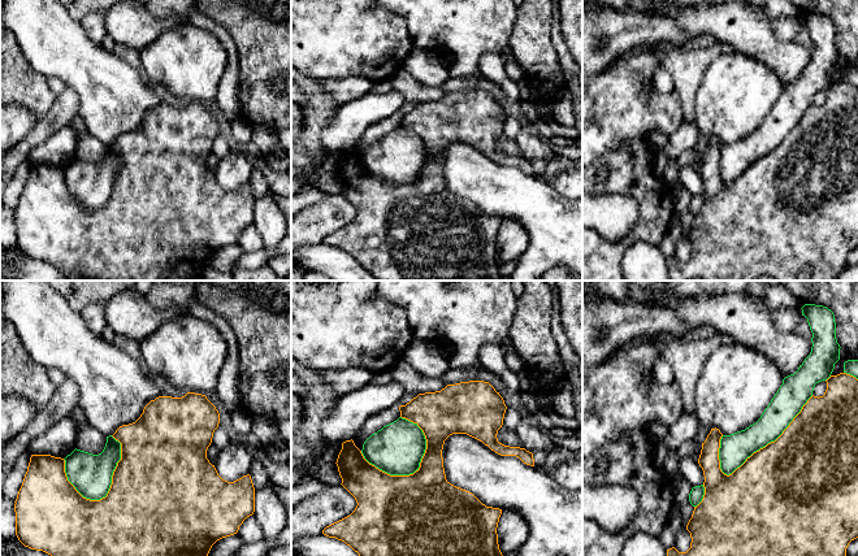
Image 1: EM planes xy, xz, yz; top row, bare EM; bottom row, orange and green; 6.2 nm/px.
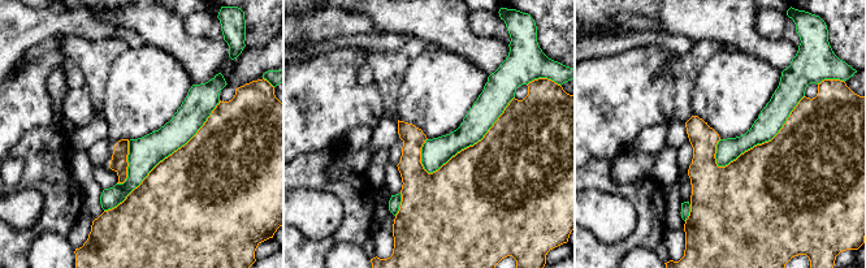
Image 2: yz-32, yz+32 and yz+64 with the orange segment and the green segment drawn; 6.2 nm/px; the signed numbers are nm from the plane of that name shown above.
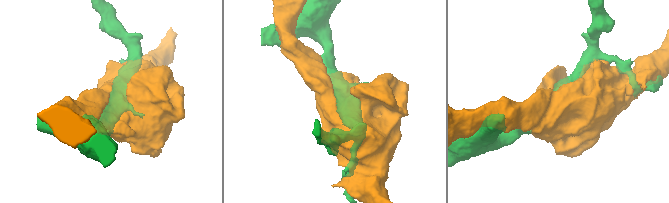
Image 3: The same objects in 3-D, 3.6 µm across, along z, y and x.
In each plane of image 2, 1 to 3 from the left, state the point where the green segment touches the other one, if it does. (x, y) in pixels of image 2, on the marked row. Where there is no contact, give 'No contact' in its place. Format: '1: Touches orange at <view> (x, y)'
1: Touches orange at yz-32 (165, 158)
2: Touches orange at yz+32 (473, 145)
3: Touches orange at yz+64 (765, 142)

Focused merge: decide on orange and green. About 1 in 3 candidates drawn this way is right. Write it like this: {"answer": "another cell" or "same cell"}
{"answer": "another cell"}

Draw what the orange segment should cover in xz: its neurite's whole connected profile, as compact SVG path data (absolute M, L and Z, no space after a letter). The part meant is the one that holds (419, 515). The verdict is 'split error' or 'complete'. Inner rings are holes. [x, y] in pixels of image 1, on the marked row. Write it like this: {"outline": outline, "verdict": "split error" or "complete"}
{"outline": "M484 381L447 385L441 391L419 394L400 405L400 417L416 423L426 439L420 468L410 475L390 475L369 464L354 440L342 443L337 466L342 486L355 498L355 511L326 526L322 534L350 546L359 556L503 556L497 527L502 509L486 507L472 492L446 479L442 449L452 434L467 434L500 456L516 456L534 466L533 453L498 442L506 413L503 398Z", "verdict": "complete"}

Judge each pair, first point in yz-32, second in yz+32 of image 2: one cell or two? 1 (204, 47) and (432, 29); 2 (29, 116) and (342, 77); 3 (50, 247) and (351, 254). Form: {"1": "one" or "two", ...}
{"1": "one", "2": "one", "3": "one"}

